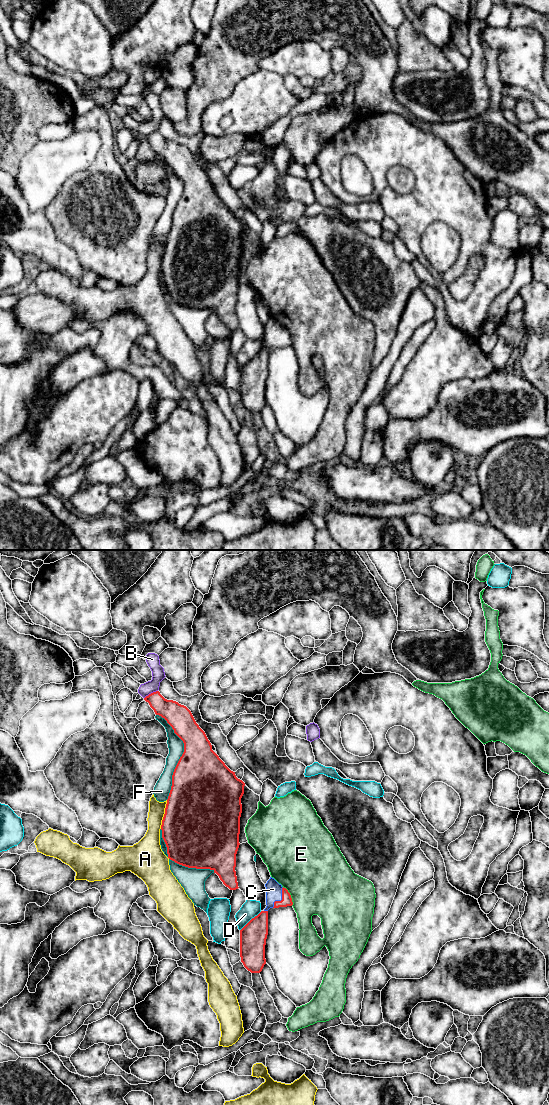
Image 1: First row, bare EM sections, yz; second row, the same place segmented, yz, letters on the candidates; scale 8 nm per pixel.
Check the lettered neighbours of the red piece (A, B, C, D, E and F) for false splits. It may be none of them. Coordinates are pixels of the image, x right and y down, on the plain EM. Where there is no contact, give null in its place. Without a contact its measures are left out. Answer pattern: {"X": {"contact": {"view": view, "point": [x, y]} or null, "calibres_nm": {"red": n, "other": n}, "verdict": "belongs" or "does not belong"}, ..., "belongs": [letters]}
{"A": {"contact": {"view": "yz", "point": [164, 254]}, "calibres_nm": {"red": 500, "other": 140}, "verdict": "does not belong"}, "B": {"contact": {"view": "yz", "point": [151, 133]}, "calibres_nm": {"red": 180, "other": 100}, "verdict": "does not belong"}, "C": {"contact": {"view": "yz", "point": [282, 339]}, "calibres_nm": {"red": 80, "other": 130}, "verdict": "belongs"}, "D": {"contact": {"view": "yz", "point": [250, 360]}, "calibres_nm": {"red": 220, "other": 140}, "verdict": "does not belong"}, "E": {"contact": {"view": "yz", "point": [290, 336]}, "calibres_nm": {"red": 80, "other": 480}, "verdict": "does not belong"}, "F": {"contact": {"view": "yz", "point": [182, 195]}, "calibres_nm": {"red": 460, "other": 130}, "verdict": "does not belong"}, "belongs": ["C"]}

